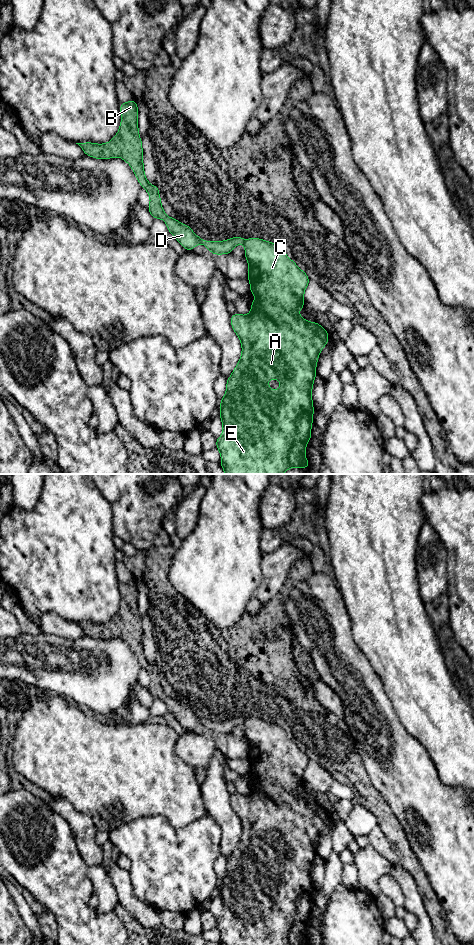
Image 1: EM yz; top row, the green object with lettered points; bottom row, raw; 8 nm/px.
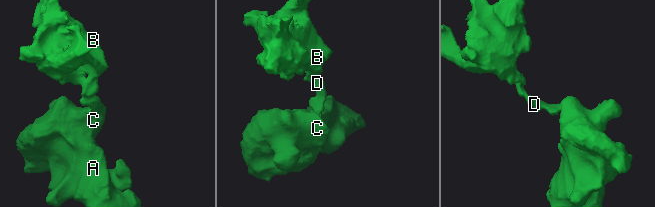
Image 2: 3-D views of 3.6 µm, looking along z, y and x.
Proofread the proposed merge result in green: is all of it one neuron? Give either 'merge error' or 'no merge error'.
merge error

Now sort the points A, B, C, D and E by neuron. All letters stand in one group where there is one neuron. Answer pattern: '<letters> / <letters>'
A C E / B D

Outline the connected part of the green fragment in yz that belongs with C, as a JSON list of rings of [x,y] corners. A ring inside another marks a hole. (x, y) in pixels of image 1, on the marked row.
[[[249,238],[244,241],[245,257],[248,261],[248,280],[250,282],[250,292],[255,296],[255,301],[251,302],[251,311],[248,315],[233,314],[231,316],[231,326],[241,341],[242,354],[240,360],[227,379],[226,394],[220,402],[220,419],[222,420],[222,435],[216,439],[216,447],[221,455],[221,463],[225,474],[283,474],[290,468],[308,468],[309,461],[305,456],[307,442],[311,440],[311,427],[313,423],[314,407],[312,402],[312,387],[316,378],[316,365],[318,357],[323,347],[328,344],[328,331],[317,322],[309,322],[299,316],[299,311],[304,307],[304,292],[308,286],[309,278],[293,260],[291,260],[278,245],[262,240],[260,238]],[[270,379],[278,379],[281,387],[278,390],[271,390],[268,386]]]

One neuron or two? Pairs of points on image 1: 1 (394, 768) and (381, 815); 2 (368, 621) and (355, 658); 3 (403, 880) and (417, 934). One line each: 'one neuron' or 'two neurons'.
1: two neurons
2: two neurons
3: one neuron

